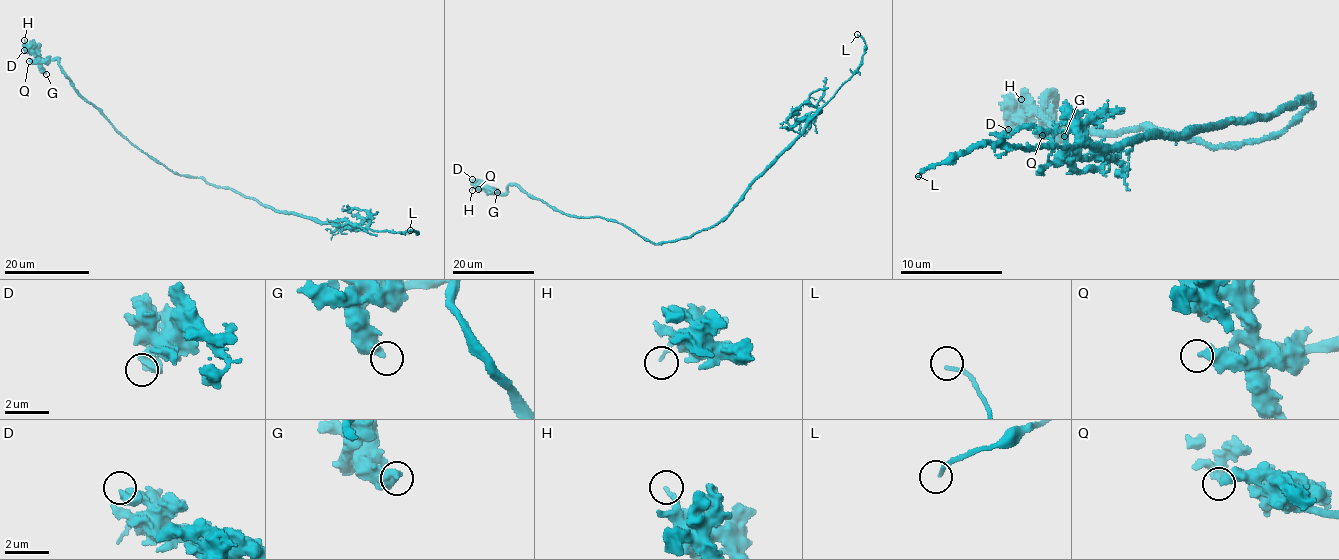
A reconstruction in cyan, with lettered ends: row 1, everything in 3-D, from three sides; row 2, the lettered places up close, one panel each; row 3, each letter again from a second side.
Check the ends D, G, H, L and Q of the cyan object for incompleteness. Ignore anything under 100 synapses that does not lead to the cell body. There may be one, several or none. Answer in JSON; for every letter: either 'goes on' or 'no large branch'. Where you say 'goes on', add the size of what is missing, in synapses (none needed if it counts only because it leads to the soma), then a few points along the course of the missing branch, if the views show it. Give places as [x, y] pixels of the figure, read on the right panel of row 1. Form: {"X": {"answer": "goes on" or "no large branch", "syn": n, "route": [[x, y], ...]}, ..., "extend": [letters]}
{"D": {"answer": "no large branch"}, "G": {"answer": "no large branch"}, "H": {"answer": "no large branch"}, "L": {"answer": "goes on", "route": [[918, 176], [909, 200], [911, 169], [914, 159], [926, 167], [921, 161]]}, "Q": {"answer": "no large branch"}, "extend": ["L"]}

